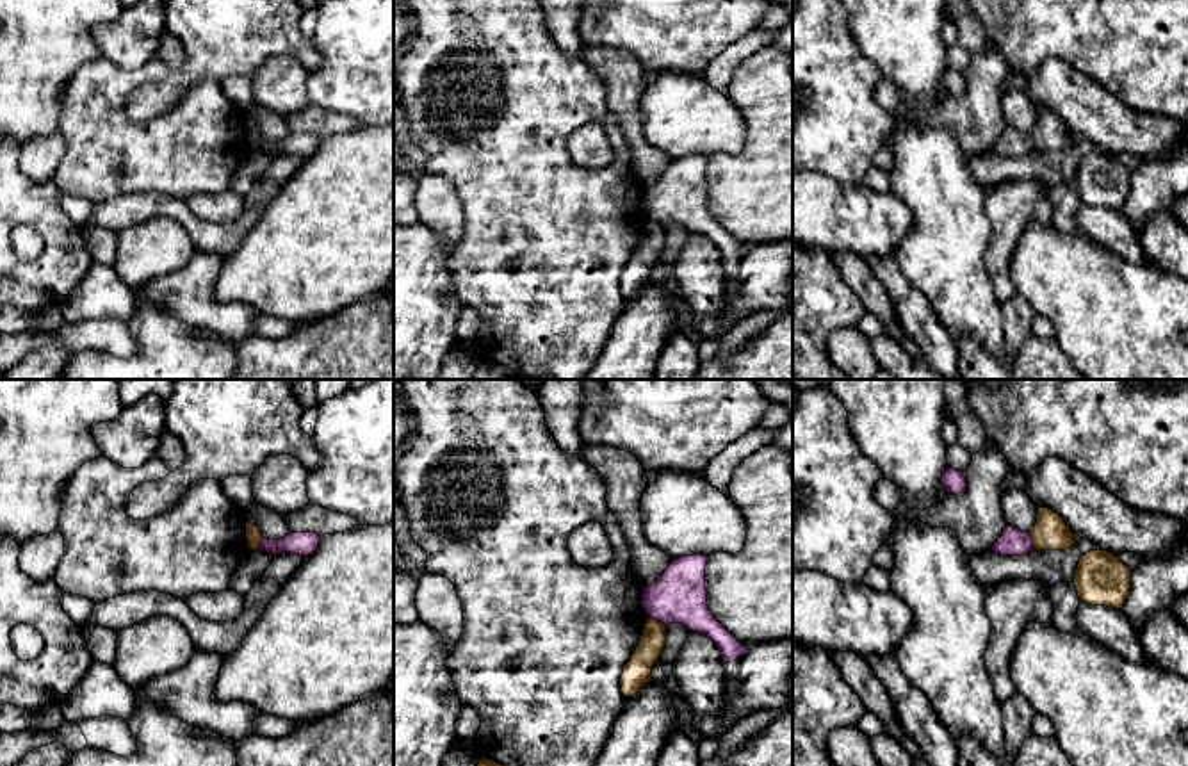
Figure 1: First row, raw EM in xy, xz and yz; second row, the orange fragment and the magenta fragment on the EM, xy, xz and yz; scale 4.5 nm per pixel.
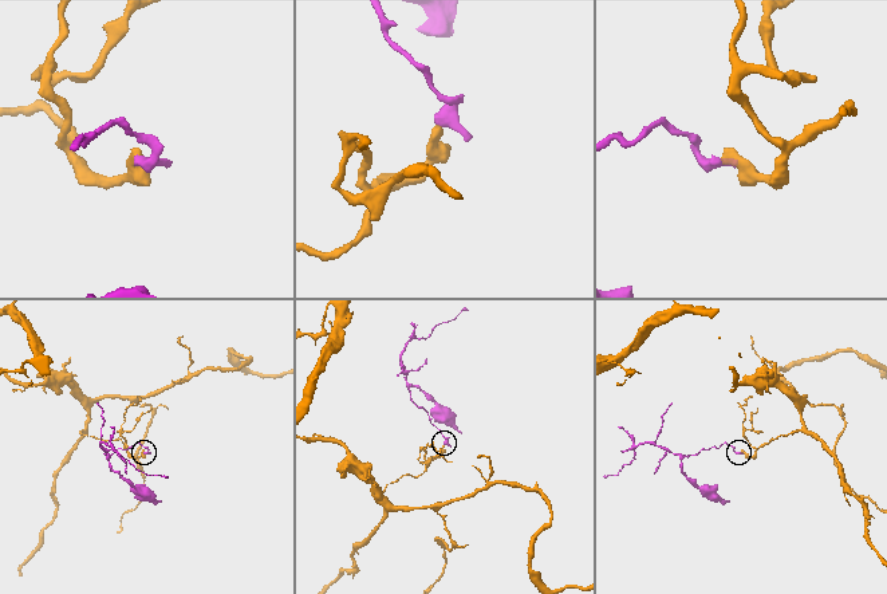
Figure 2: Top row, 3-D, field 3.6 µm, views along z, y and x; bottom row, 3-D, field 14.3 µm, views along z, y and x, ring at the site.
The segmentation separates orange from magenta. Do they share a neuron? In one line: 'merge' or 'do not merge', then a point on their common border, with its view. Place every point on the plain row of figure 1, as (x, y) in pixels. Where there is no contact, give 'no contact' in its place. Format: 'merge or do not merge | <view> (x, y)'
do not merge | xz (656, 221)

